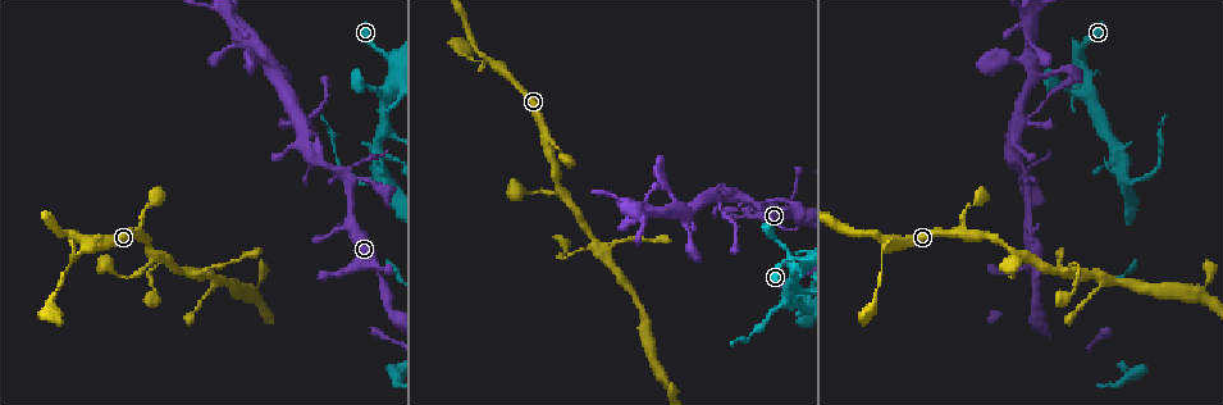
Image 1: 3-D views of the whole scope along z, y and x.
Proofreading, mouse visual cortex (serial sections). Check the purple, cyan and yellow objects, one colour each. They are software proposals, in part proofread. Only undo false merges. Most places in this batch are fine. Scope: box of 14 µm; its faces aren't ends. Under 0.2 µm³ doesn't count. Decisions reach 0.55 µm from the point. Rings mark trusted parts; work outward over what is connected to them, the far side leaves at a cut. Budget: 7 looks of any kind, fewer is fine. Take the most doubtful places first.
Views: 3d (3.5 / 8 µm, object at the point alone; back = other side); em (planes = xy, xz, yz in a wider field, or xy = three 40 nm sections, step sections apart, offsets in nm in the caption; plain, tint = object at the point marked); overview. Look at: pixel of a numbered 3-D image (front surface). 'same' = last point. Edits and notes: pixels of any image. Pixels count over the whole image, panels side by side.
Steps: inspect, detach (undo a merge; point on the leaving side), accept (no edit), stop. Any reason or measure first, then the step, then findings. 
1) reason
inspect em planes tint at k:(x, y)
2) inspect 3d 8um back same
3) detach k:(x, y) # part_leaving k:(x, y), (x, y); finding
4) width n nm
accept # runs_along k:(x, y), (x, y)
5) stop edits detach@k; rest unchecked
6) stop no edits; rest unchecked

sharp bend
inspect em xy step 5 tint at 1:(377, 153)

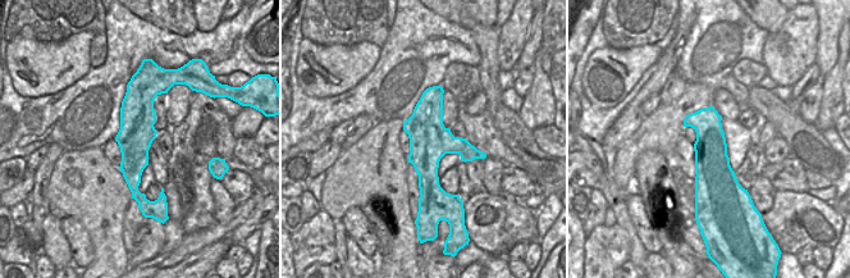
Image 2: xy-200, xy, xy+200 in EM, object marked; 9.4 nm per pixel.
inspect 3d 3.5um same

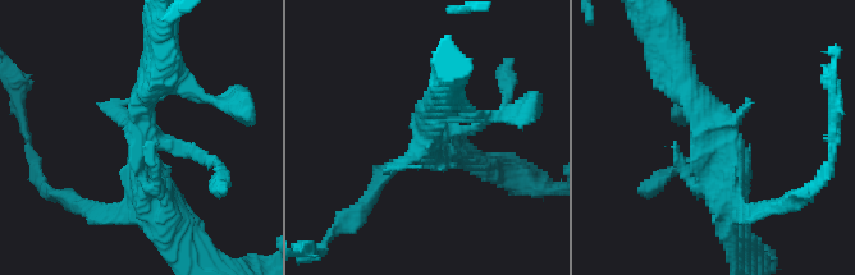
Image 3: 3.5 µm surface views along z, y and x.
width 400 nm
accept # runs_along 3:(671, 58), (727, 145), (730, 204); all the same cell

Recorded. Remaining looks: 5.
calibre changes
inspect 3d 3.5um at 1:(90, 242)

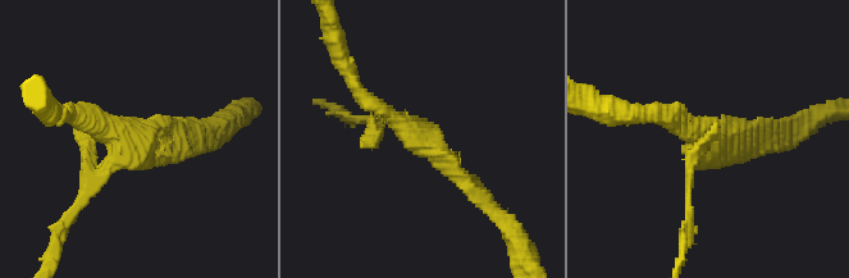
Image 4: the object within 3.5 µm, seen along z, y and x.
accept # runs_along 4:(483, 199), (411, 126), (369, 119); continuous, no second cell

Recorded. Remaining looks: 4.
inspect 3d 3.5um at 1:(264, 60)

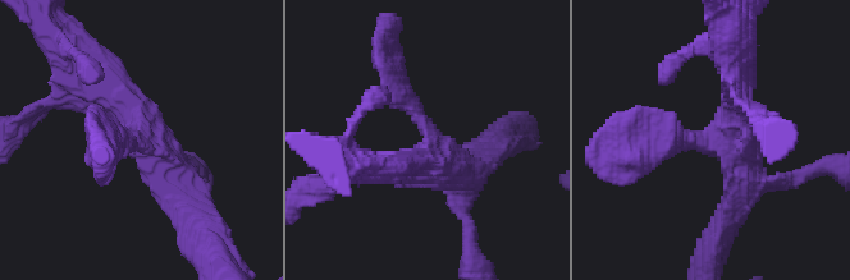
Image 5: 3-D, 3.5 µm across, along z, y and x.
need the tissue
inspect em planes tint at 5:(721, 141)

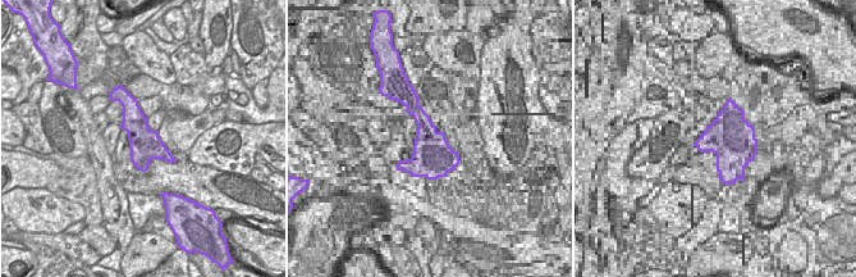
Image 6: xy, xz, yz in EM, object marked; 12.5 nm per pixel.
accept # runs_along 5:(184, 210), (142, 123), (91, 72); all the same cell

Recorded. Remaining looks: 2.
stop no edits; rest unchecked

